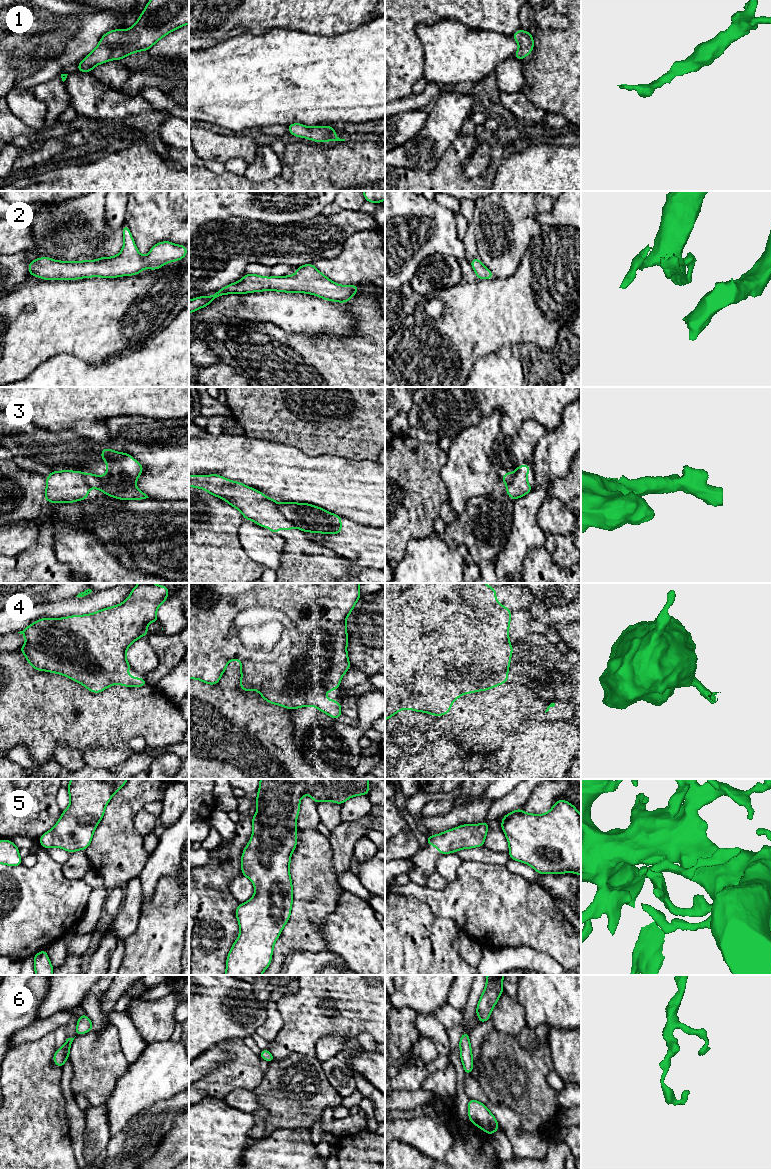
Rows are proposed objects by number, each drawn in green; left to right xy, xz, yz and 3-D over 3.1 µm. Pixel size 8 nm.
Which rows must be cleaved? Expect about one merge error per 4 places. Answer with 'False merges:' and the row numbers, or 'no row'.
False merges: 3

